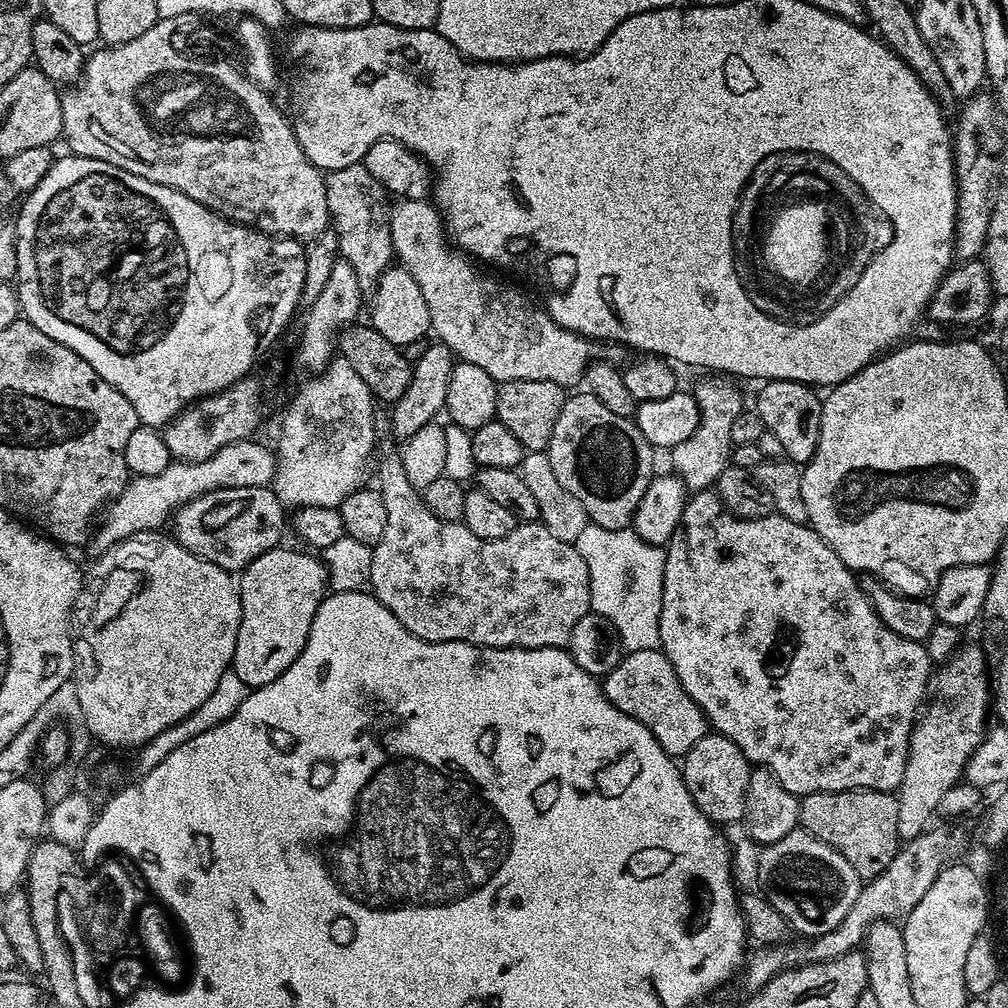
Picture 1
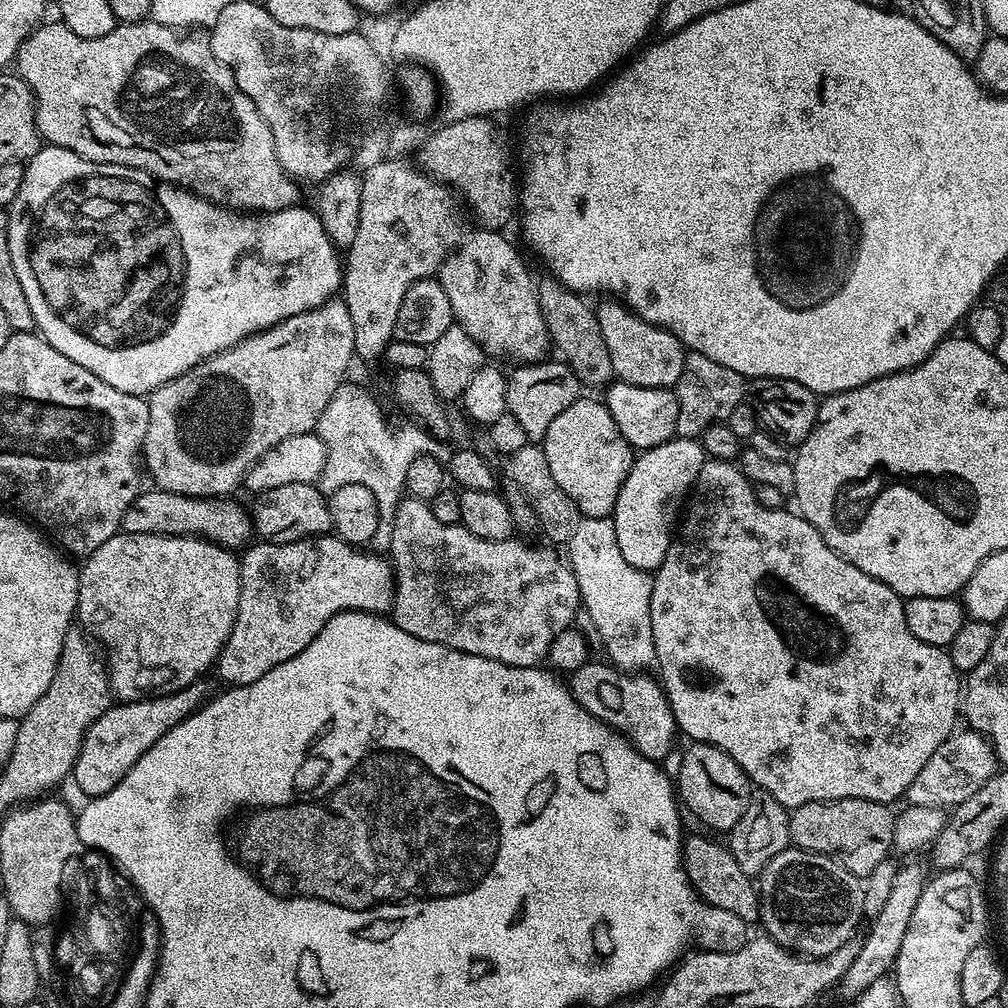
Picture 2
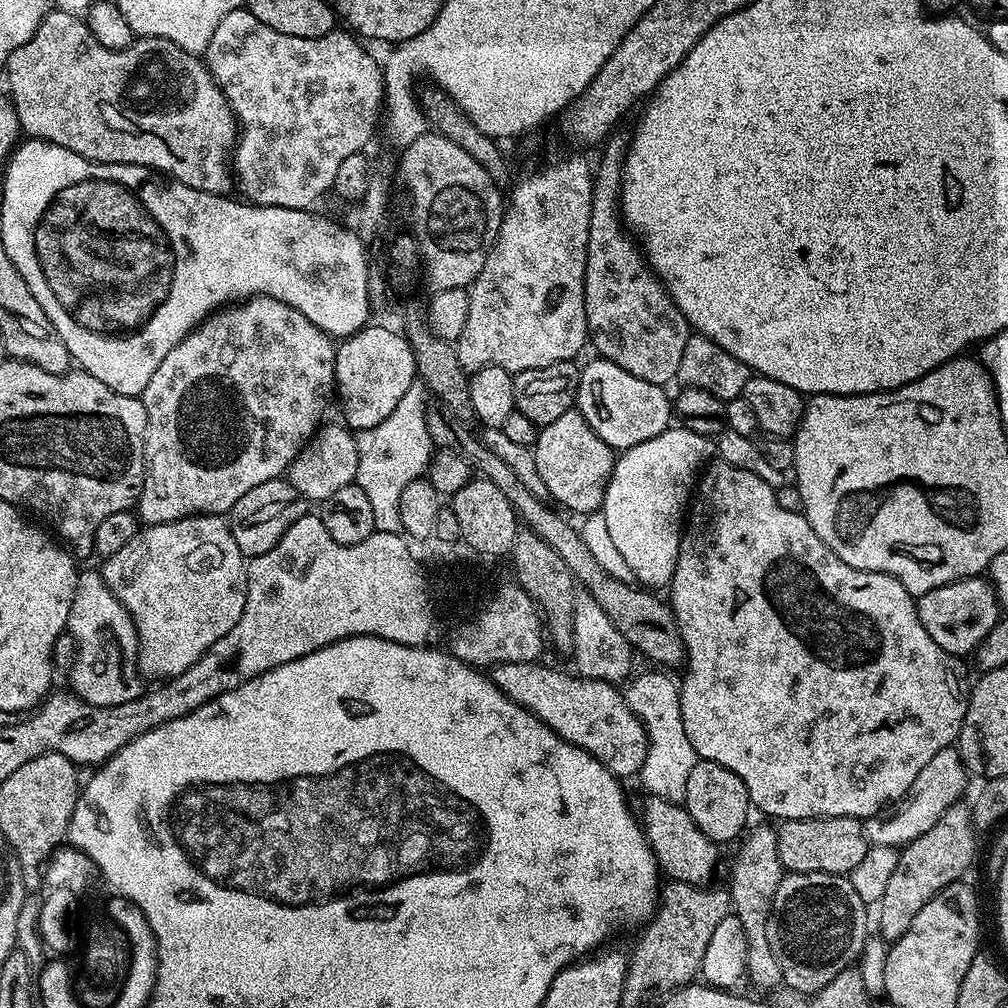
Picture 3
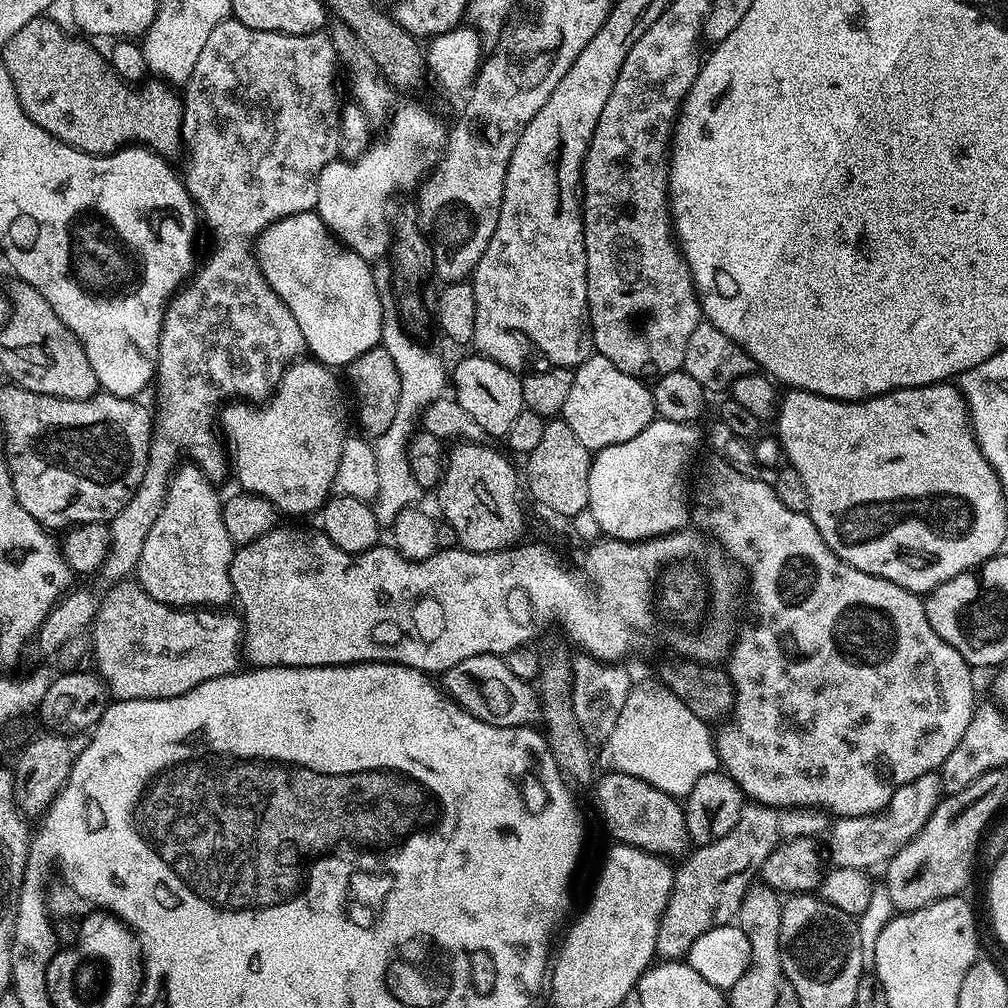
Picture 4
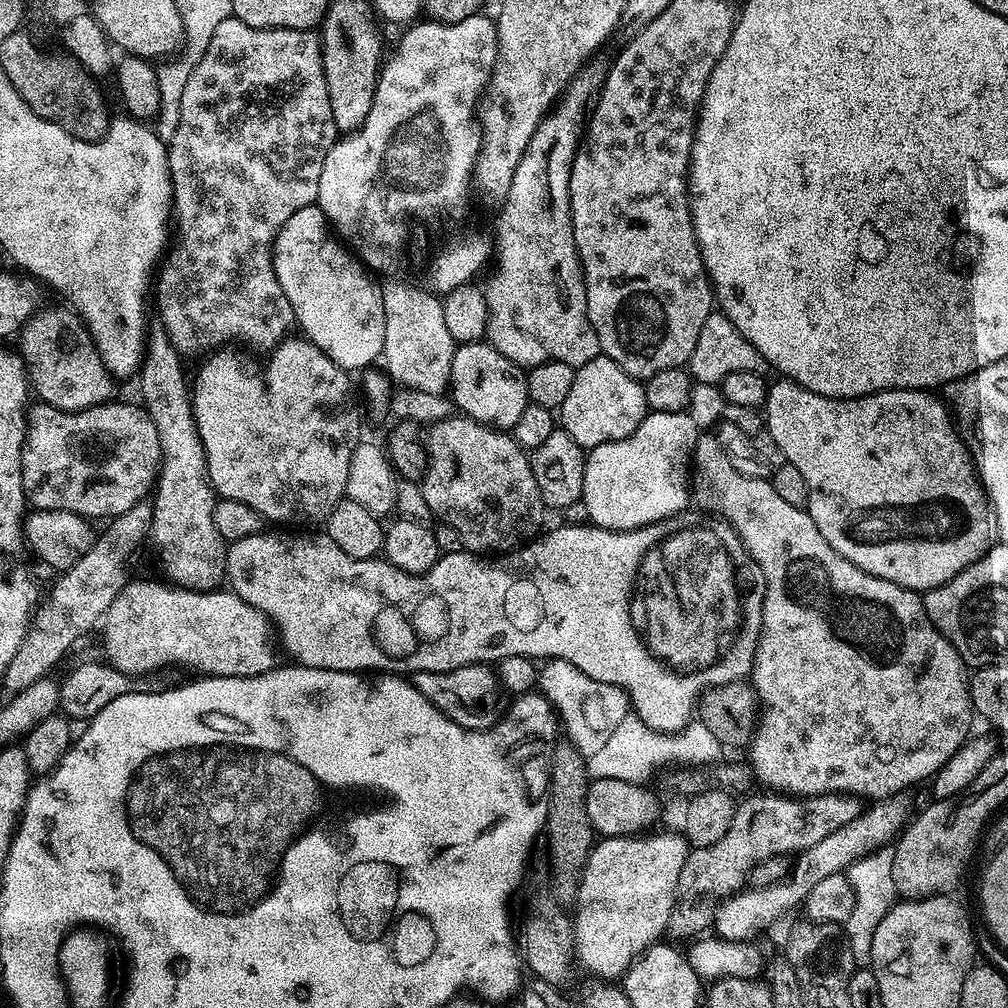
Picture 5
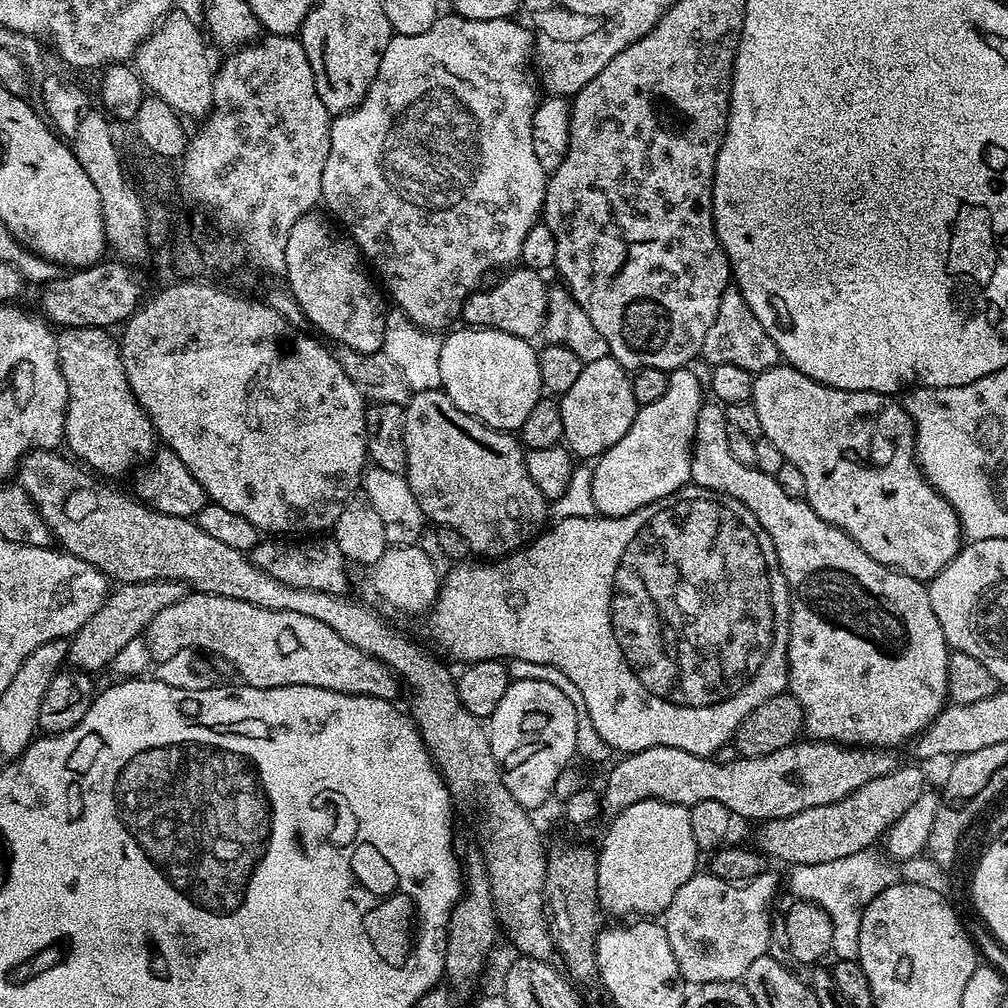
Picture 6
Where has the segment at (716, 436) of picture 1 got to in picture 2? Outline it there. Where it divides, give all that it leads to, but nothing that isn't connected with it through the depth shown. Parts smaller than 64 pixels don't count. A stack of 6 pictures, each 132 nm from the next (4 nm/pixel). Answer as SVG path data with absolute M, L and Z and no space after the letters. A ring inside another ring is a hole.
M688 352L682 362L682 378L678 378L674 389L678 398L678 426L676 436L680 438L698 438L711 424L727 421L734 406L745 403L746 378L730 366L706 358L706 354Z

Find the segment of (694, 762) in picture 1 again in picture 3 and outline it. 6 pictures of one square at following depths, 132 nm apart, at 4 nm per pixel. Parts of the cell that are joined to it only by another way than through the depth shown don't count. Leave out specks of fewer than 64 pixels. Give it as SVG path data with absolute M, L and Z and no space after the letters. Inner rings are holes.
M697 759L686 781L683 805L688 809L698 829L720 846L724 846L727 840L734 839L736 835L739 837L745 831L744 823L748 820L748 812L750 813L748 791L742 778L726 770L726 766L718 766L718 762L701 759Z

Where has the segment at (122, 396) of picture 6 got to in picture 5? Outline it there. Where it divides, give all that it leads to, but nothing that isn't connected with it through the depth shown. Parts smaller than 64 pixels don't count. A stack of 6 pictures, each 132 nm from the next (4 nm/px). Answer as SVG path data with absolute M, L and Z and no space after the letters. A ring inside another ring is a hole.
M46 308L37 312L19 333L18 348L29 367L35 395L37 392L49 408L82 412L109 403L115 397L112 395L116 392L117 381L88 333L87 324L75 311L64 308Z

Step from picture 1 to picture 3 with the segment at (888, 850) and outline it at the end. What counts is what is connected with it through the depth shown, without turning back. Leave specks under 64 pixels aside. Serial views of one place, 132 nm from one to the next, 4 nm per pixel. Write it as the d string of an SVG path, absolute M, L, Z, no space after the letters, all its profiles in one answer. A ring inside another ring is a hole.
M819 816L783 821L775 829L777 852L785 873L829 872L843 876L851 874L854 866L866 858L870 846L864 825L855 816Z

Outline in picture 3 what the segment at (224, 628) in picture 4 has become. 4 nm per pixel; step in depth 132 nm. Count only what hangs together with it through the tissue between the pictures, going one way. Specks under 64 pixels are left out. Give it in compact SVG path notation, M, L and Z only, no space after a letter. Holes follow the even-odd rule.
M81 571L77 575L66 632L72 636L76 644L75 656L66 672L69 682L72 683L69 684L71 691L94 706L107 708L140 699L146 688L145 681L140 675L140 639L126 606L118 602L118 598L110 590L110 586L106 586L103 575L99 571Z

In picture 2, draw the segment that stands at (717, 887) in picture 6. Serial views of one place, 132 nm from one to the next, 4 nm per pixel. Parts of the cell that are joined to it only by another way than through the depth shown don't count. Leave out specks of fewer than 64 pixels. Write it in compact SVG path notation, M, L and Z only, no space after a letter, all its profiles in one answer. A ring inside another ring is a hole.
M957 730L930 754L930 759L922 770L918 770L918 778L910 782L906 793L909 805L914 806L938 806L945 810L951 810L957 804L966 802L970 794L978 794L982 786L990 777L998 771L996 752L990 741L981 732L971 730ZM964 731L964 732L963 732Z

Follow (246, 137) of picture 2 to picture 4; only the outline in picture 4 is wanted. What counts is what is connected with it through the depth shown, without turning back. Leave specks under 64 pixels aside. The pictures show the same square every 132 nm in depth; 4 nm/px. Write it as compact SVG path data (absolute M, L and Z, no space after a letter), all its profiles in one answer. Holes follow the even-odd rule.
M47 15L34 18L30 22L26 22L26 26L22 26L22 30L18 30L18 34L14 34L14 38L10 38L2 45L2 62L6 66L6 70L10 74L10 78L14 82L14 90L18 94L18 102L22 106L22 110L30 117L35 124L42 126L42 130L46 130L54 138L58 138L62 143L68 144L71 148L77 148L80 152L89 152L91 156L107 156L111 153L120 151L121 148L127 148L129 146L139 146L141 148L150 148L158 156L165 158L171 157L171 152L182 148L182 121L184 118L184 105L181 97L176 96L171 87L167 83L161 82L159 79L152 78L147 82L141 83L139 86L133 86L119 76L114 71L110 63L109 57L104 56L95 48L95 43L89 42L87 39L81 38L79 35L67 36L54 21L48 20Z

